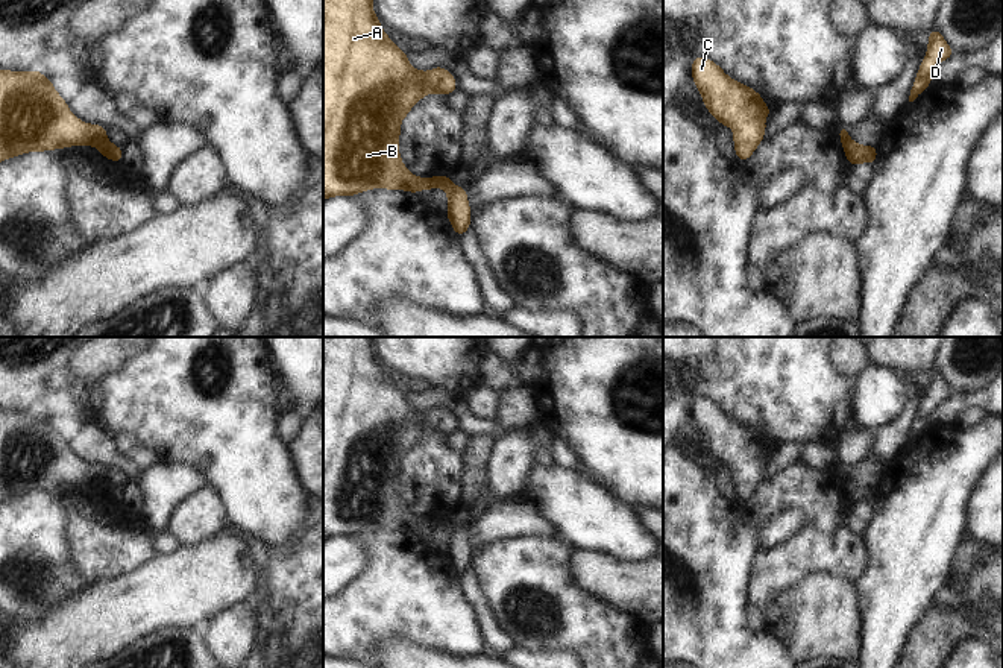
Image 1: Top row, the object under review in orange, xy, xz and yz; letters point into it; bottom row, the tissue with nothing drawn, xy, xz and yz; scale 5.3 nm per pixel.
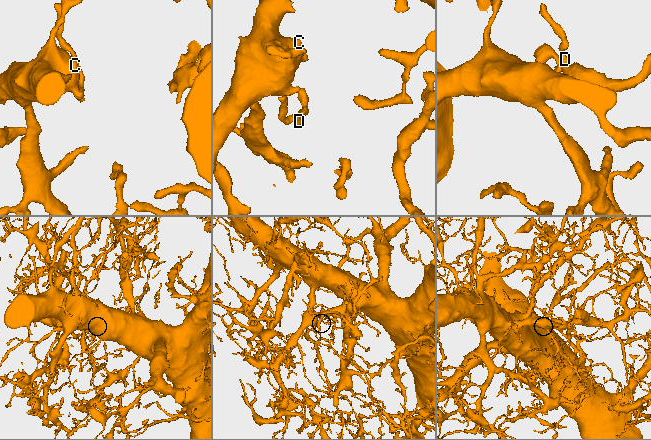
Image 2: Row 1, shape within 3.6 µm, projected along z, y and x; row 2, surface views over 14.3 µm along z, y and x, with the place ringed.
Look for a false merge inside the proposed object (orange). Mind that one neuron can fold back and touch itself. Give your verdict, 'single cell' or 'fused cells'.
fused cells

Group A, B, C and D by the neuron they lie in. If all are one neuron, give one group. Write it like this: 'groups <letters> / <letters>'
groups A B C / D

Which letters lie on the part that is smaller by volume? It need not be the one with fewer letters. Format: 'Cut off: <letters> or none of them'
Cut off: D

